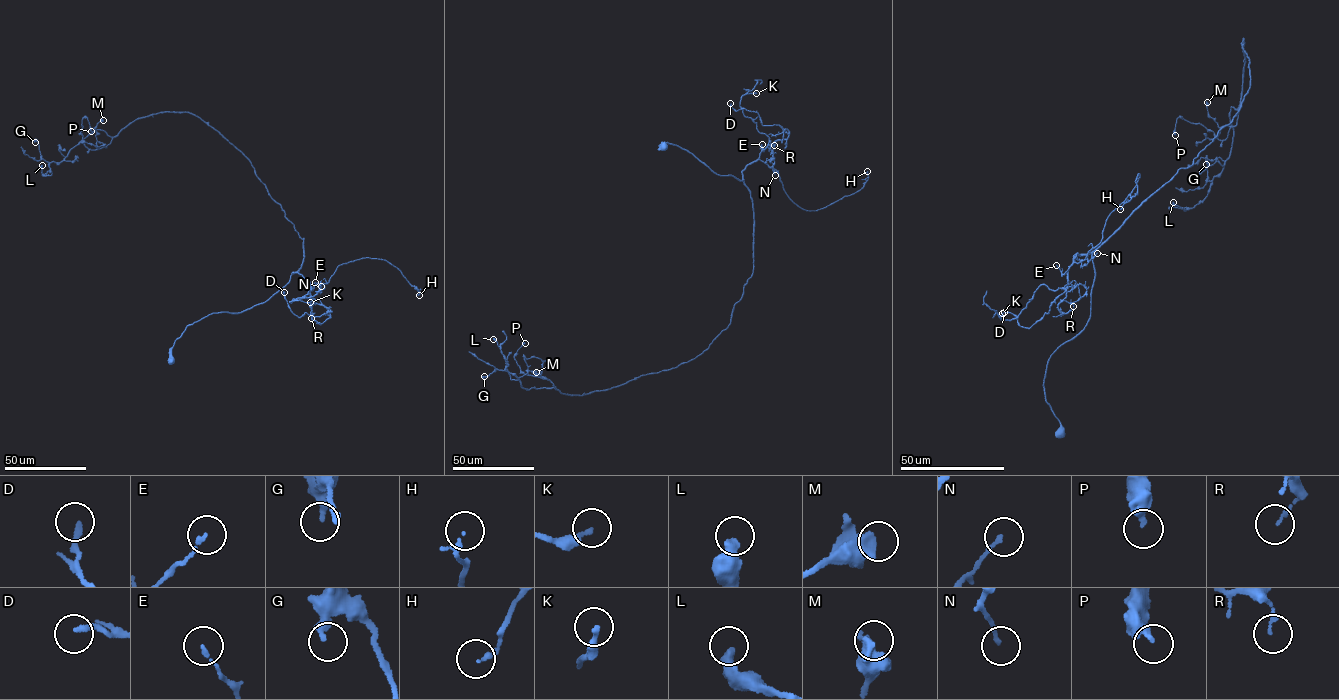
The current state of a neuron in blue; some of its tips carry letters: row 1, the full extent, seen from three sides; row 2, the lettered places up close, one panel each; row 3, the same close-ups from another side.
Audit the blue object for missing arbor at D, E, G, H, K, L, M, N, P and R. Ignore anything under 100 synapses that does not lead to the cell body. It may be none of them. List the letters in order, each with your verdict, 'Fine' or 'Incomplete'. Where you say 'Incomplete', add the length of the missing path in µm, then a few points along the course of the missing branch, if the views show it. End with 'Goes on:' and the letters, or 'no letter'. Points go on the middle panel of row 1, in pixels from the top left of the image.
D: Fine
E: Fine
G: Fine
H: Fine
K: Fine
L: Fine
M: Fine
N: Fine
P: Fine
R: Fine
Goes on: no letter

